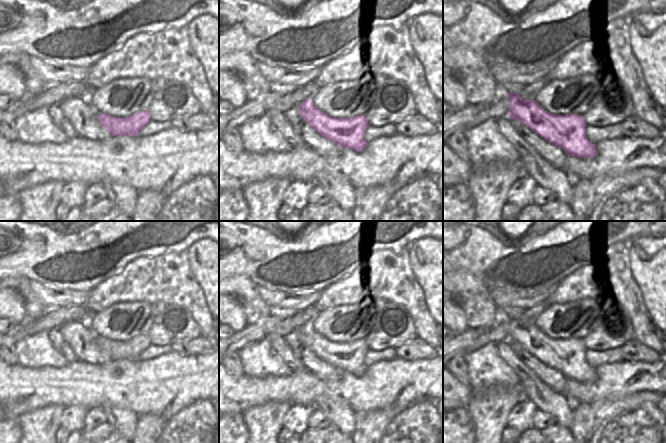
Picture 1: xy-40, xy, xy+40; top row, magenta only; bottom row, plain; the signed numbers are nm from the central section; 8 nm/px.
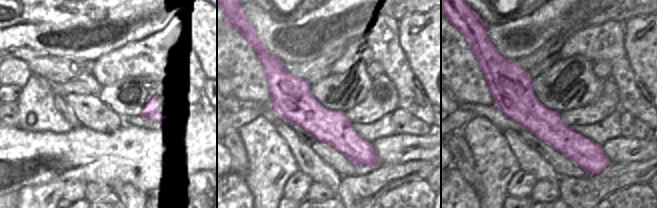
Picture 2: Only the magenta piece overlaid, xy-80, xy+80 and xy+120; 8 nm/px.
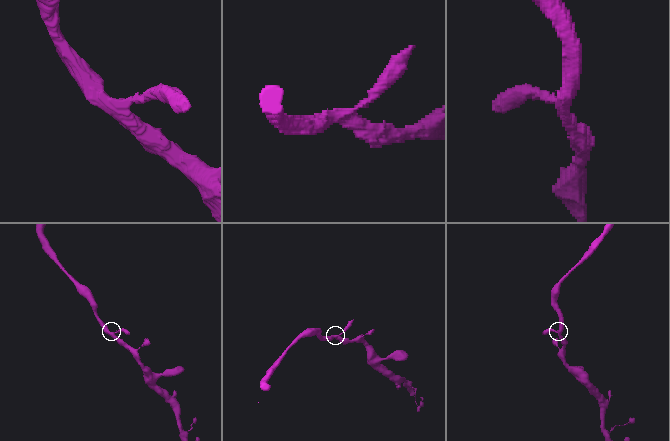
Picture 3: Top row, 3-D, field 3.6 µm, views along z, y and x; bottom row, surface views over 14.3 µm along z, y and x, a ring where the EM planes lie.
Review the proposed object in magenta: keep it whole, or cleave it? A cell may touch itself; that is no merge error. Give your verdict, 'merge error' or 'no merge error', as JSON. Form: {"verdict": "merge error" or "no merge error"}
{"verdict": "no merge error"}

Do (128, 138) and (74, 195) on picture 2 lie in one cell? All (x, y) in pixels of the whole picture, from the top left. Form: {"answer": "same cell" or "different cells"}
{"answer": "different cells"}

